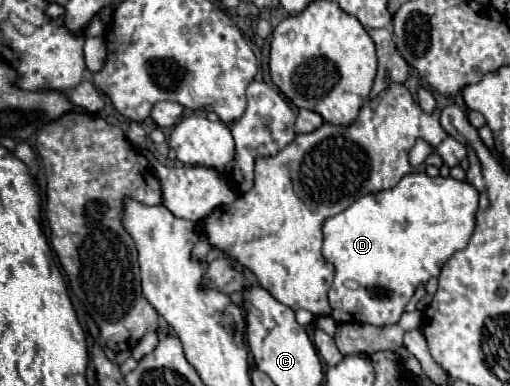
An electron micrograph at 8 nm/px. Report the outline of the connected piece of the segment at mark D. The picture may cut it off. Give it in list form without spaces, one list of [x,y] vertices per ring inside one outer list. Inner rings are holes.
[[[410,173],[402,181],[376,195],[360,197],[340,215],[326,219],[324,223],[324,257],[334,263],[336,277],[330,289],[332,319],[336,323],[370,323],[376,327],[394,325],[402,317],[402,311],[420,283],[428,283],[430,277],[438,277],[442,265],[460,249],[464,249],[476,227],[478,191],[452,177],[428,177],[426,173]]]

